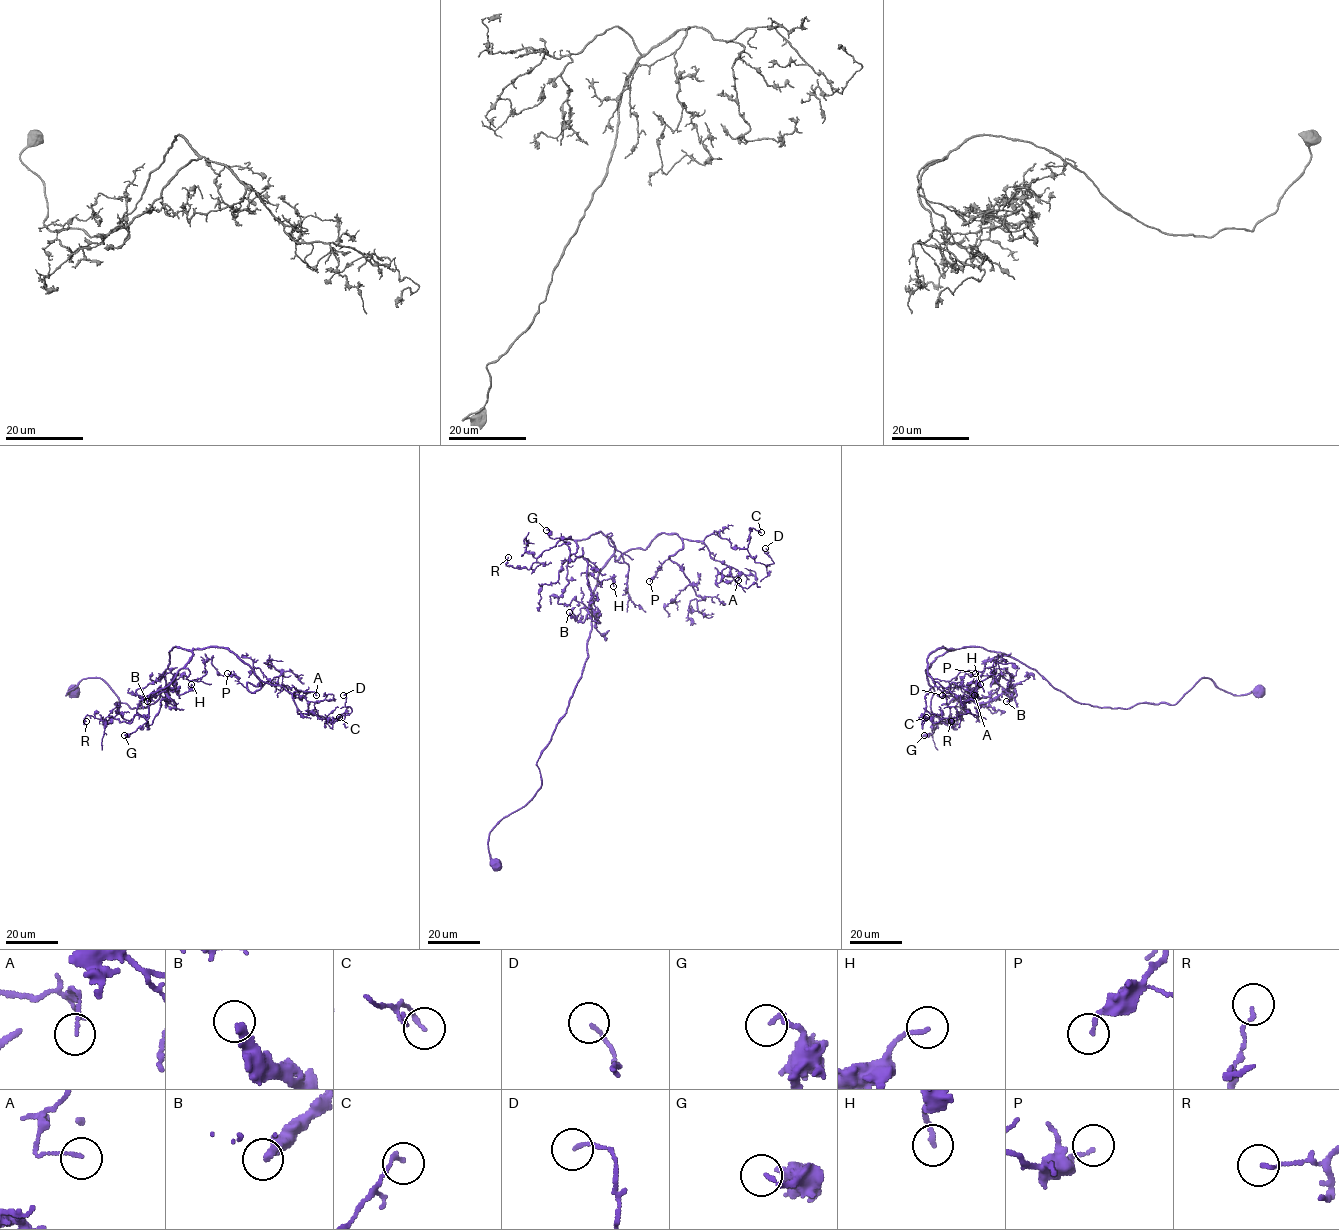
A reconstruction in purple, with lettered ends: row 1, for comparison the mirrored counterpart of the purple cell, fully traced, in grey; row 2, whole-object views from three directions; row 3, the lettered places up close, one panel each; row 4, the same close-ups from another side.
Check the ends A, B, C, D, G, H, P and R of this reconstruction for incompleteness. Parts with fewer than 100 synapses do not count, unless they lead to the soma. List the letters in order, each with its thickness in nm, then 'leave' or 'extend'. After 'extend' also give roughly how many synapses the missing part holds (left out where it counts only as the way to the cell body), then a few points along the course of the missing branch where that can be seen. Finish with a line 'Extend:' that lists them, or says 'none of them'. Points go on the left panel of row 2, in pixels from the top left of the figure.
A: calibre 120 nm; leave
B: calibre 280 nm; leave
C: calibre 140 nm; leave
D: calibre 120 nm; leave
G: calibre 160 nm; leave
H: calibre 150 nm; leave
P: calibre 130 nm; leave
R: calibre 110 nm; leave
Extend: none of them

